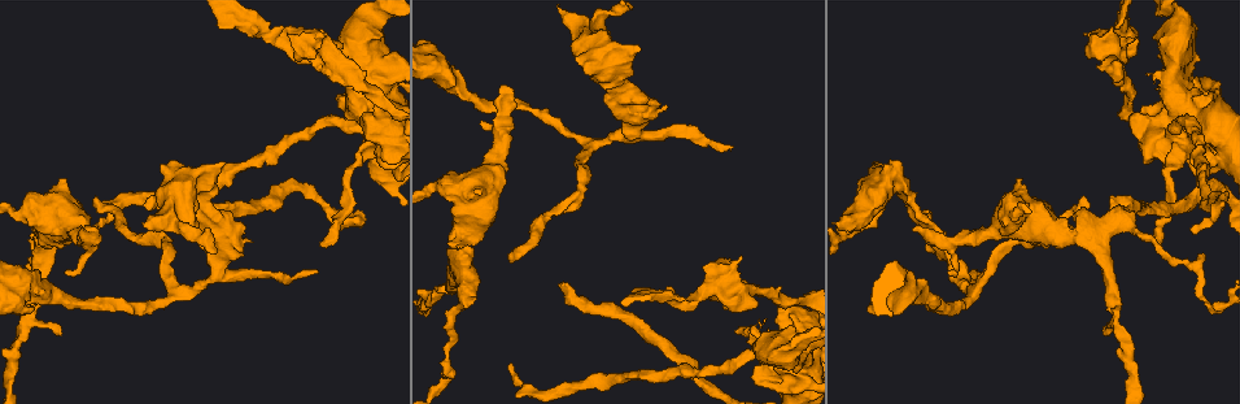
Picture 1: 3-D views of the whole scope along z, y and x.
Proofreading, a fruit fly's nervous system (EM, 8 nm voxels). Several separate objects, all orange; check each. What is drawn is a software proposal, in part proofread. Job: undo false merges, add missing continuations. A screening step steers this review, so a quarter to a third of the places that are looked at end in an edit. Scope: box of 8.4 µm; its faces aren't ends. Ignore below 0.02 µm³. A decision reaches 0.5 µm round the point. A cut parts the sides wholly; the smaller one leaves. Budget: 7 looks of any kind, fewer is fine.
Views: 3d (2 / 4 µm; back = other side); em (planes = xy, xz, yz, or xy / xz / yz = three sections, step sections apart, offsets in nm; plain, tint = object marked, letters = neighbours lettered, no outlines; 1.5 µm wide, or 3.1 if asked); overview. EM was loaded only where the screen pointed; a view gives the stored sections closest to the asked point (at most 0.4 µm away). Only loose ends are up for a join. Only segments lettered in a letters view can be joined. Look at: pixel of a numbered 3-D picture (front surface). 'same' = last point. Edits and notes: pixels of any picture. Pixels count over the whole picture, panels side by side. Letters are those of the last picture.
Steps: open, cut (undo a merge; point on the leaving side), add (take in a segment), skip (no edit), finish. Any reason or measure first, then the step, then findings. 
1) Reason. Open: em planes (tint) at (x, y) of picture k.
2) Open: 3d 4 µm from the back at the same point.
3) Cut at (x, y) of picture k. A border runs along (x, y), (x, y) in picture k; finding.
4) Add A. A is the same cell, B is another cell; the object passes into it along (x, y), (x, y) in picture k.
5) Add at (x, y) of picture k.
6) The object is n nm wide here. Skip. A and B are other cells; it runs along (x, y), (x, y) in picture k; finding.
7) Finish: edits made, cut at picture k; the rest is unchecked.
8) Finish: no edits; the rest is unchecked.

Open: 3d 4 µm at (734, 330) of picture 1.

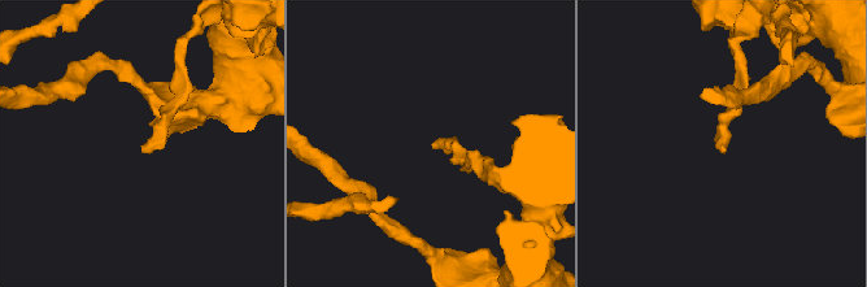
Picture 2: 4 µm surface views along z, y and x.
Open: em planes (letters) at (143, 148) of picture 2.

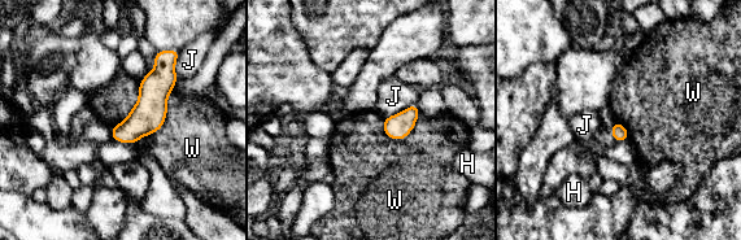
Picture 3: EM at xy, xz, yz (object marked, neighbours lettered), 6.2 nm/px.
Skip. H, J and W are other cells; a border runs along (173, 90), (165, 122), (144, 136) in picture 3; none of them fits.

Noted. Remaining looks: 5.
Abrupt turn. Open: em planes (tint) at (1185, 260) of picture 1.

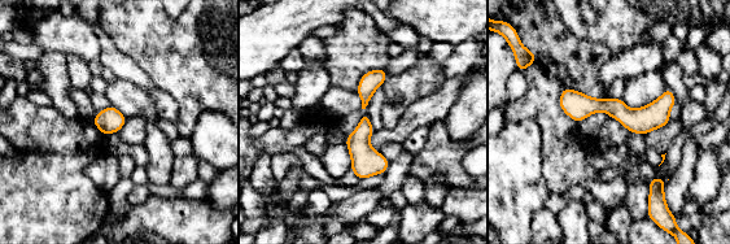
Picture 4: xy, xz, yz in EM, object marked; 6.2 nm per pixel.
What lies round it. Open: em planes (letters) at the same point.

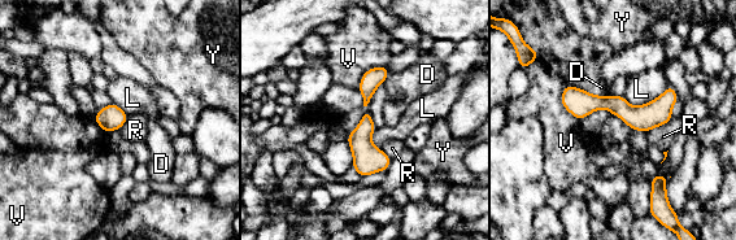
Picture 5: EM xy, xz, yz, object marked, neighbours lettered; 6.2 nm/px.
Skip. D, L, R, V and Y are other cells; a border runs along (595, 94), (606, 95) in picture 5; all the same cell.

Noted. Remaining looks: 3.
Free end. Open: 3d 4 µm at (976, 269) of picture 1.

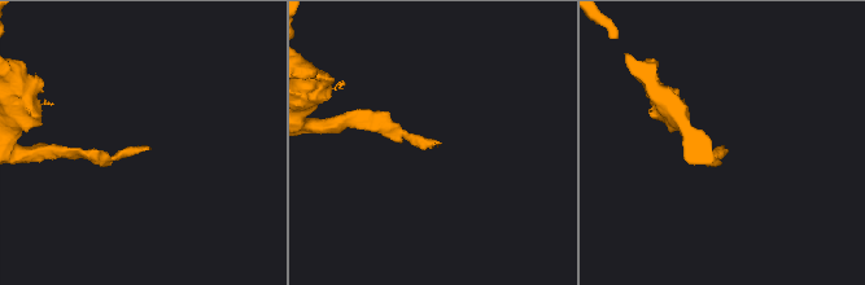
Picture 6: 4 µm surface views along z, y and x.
Open: em planes (letters) at (147, 148) of picture 6.

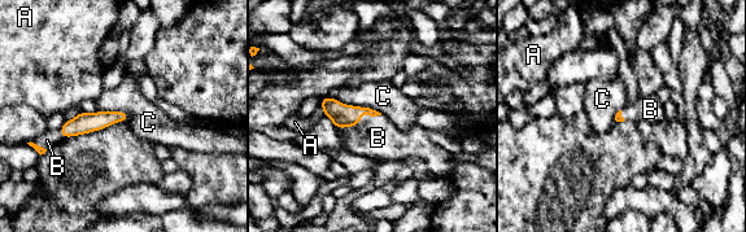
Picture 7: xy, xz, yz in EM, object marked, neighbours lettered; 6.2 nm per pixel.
Add B. B is the same cell, A and C are other cells; the object passes into it along (343, 116), (363, 114), (378, 138) in picture 7; it goes on there.

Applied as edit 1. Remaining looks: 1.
Finish: edits made, add at picture 7; the rest is unchecked.

